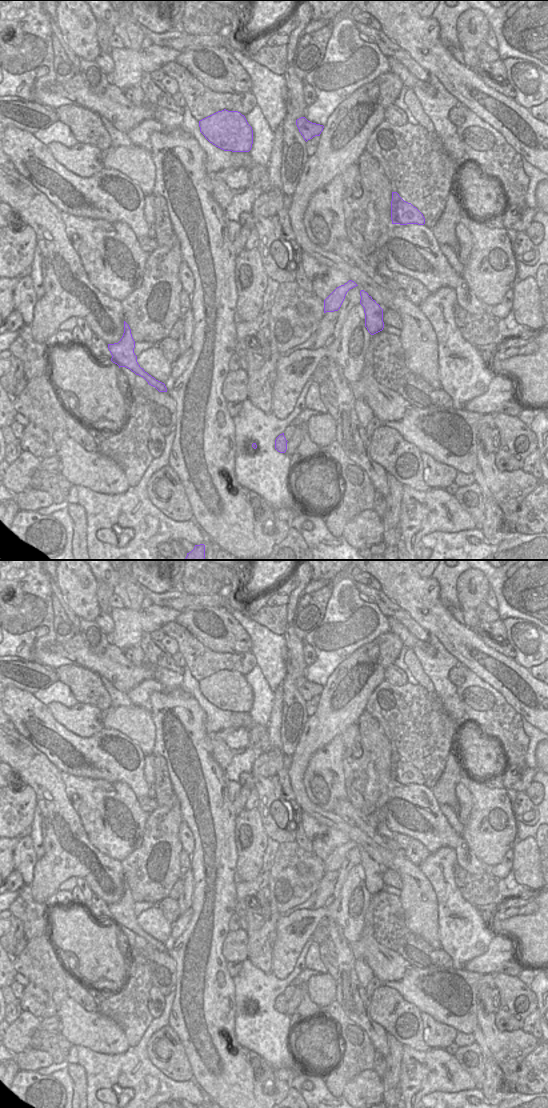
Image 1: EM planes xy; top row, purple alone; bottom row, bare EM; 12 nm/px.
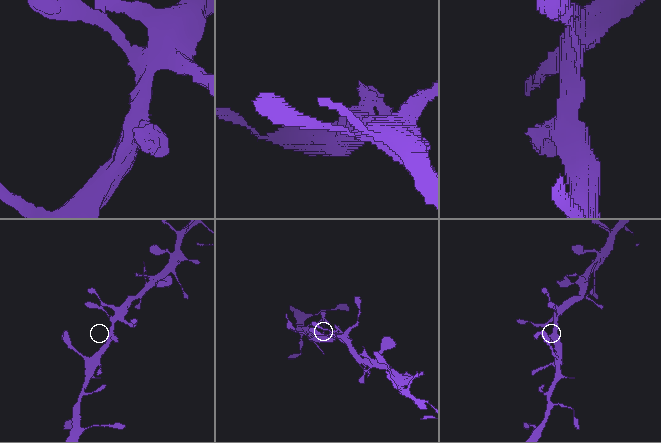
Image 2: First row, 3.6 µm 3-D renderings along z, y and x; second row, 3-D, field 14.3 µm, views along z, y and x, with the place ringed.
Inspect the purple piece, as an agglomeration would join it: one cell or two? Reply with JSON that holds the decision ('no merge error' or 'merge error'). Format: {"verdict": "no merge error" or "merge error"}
{"verdict": "no merge error"}

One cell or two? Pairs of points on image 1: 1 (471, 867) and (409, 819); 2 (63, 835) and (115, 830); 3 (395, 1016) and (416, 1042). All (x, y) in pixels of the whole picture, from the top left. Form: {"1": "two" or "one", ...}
{"1": "one", "2": "two", "3": "one"}

